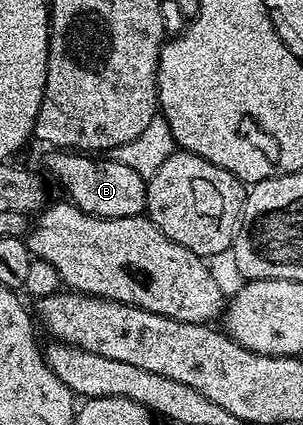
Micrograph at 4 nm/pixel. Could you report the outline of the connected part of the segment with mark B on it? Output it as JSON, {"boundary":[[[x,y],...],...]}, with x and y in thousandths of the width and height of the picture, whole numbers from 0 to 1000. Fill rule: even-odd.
{"boundary":[[[172,355],[149,374],[155,414],[211,442],[208,461],[254,482],[274,501],[314,511],[455,511],[488,480],[488,431],[469,412],[373,374],[353,379],[264,355]]]}

